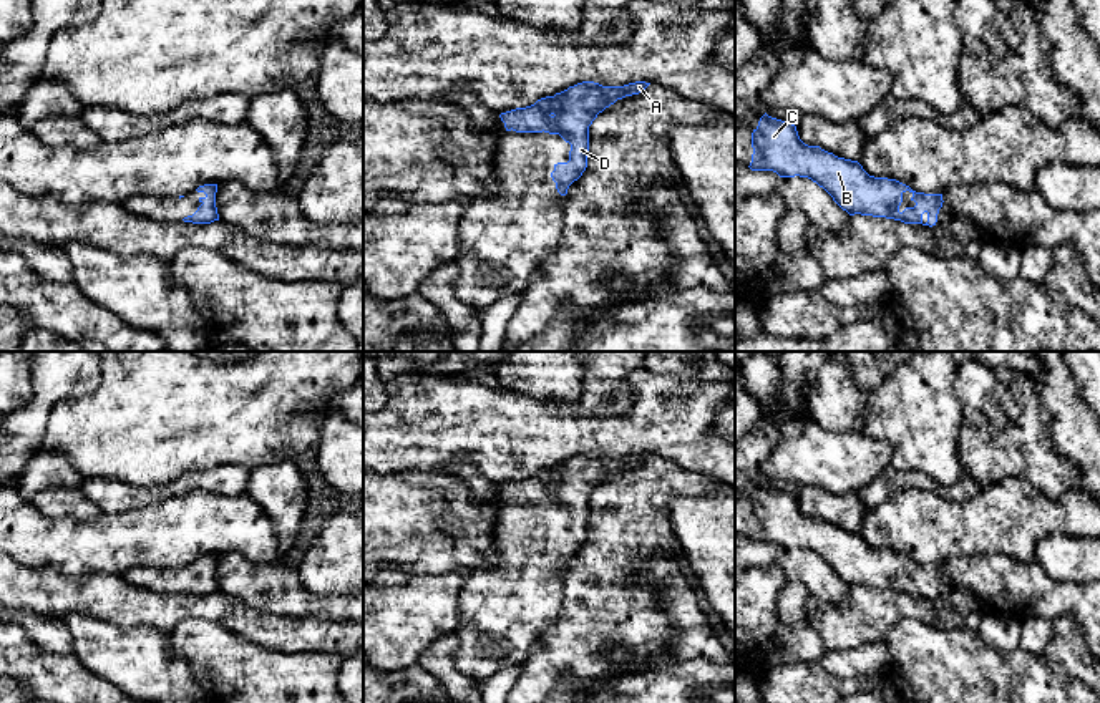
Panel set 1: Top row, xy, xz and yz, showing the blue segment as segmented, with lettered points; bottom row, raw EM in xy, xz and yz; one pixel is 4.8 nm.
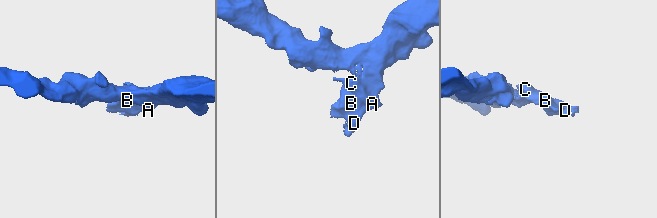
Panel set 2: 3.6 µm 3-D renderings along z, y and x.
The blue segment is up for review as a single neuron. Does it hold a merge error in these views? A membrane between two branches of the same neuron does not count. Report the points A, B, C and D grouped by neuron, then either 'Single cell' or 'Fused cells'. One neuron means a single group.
Groups: A B C D. Single cell

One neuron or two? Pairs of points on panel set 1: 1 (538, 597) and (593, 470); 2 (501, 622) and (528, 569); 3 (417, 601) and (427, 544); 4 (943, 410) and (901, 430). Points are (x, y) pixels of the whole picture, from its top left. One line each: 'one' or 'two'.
1: one
2: one
3: two
4: one

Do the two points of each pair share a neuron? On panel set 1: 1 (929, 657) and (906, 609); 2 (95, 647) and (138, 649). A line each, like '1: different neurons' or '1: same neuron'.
1: different neurons
2: same neuron

